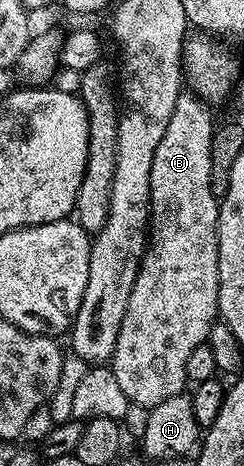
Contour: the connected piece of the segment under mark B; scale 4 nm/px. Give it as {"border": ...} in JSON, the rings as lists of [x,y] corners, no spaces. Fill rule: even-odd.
{"border":[[[183,91],[176,99],[176,108],[172,111],[172,119],[168,119],[168,128],[164,131],[164,139],[160,139],[156,147],[156,155],[152,155],[152,175],[150,176],[150,227],[146,242],[146,254],[142,256],[142,262],[136,275],[136,283],[132,287],[132,295],[128,295],[128,311],[124,311],[124,323],[120,325],[120,335],[116,339],[114,355],[108,365],[113,369],[116,380],[128,395],[131,406],[143,405],[143,410],[149,411],[155,405],[164,403],[164,399],[172,399],[172,395],[183,392],[187,388],[186,368],[188,359],[196,347],[207,344],[210,329],[219,320],[218,315],[218,207],[219,198],[210,190],[210,172],[212,171],[212,139],[216,128],[216,120],[212,114],[211,106],[203,101],[193,91]]]}

